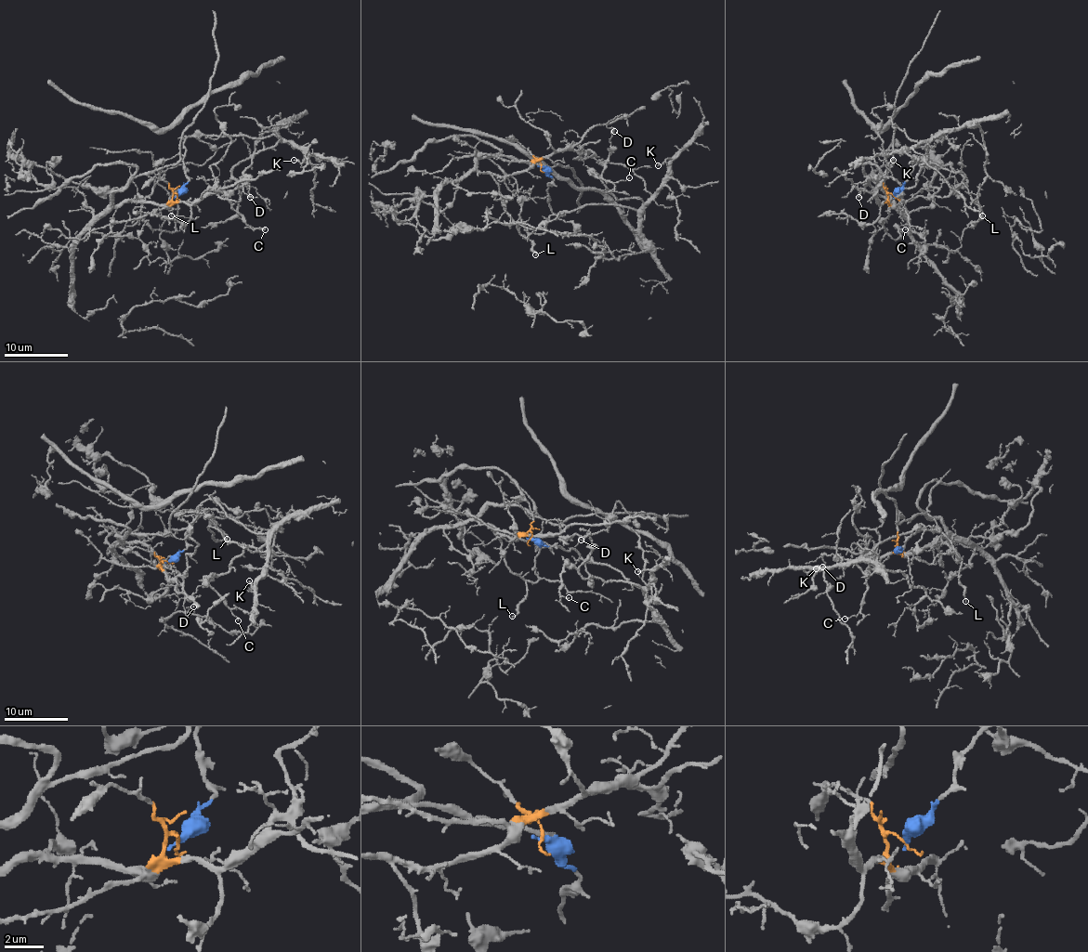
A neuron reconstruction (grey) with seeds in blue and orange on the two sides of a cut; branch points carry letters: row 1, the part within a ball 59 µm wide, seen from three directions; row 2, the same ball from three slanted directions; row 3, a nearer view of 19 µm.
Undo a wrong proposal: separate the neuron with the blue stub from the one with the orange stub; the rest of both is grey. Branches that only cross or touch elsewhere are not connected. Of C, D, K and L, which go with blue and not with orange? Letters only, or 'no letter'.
C, D, K

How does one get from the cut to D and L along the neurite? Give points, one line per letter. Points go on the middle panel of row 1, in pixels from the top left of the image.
D: (541, 167), (552, 179), (552, 212), (636, 210), (638, 197), (616, 199), (601, 175), (614, 130)
L: (541, 167), (540, 161), (534, 161), (525, 170), (495, 179), (503, 210), (517, 230), (533, 243), (534, 254)

